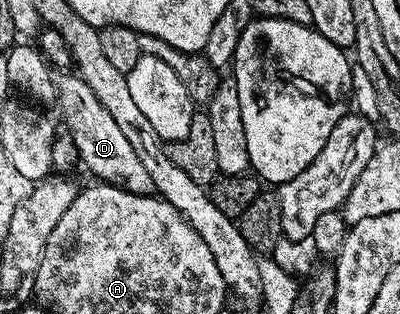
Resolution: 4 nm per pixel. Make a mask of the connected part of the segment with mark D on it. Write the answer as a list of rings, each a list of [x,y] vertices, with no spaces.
[[[62,72],[55,77],[55,93],[63,114],[66,116],[67,131],[77,148],[79,163],[86,166],[101,183],[125,188],[137,196],[151,196],[156,192],[154,180],[138,159],[133,147],[119,129],[115,119],[86,82],[72,72]]]

